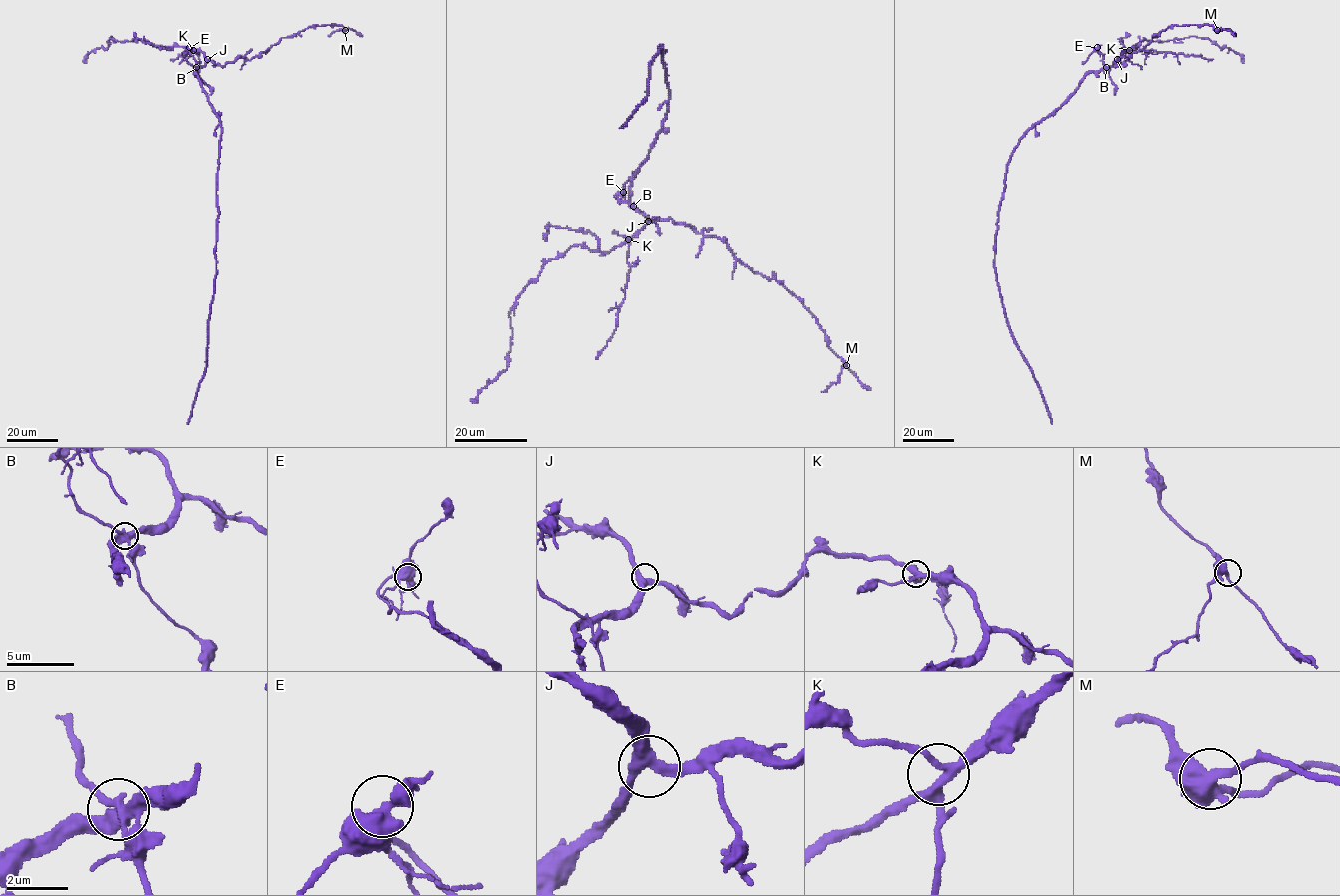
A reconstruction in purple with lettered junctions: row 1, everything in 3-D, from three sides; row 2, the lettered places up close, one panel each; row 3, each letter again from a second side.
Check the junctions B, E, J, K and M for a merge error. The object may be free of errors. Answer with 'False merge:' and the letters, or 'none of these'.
False merge: B

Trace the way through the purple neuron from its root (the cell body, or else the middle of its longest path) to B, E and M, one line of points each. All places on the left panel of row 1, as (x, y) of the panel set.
B: (219, 121), (194, 71), (196, 68)
E: (219, 121), (194, 67), (186, 61), (184, 52), (189, 47)
M: (219, 121), (195, 67), (250, 60), (315, 25), (345, 30)

